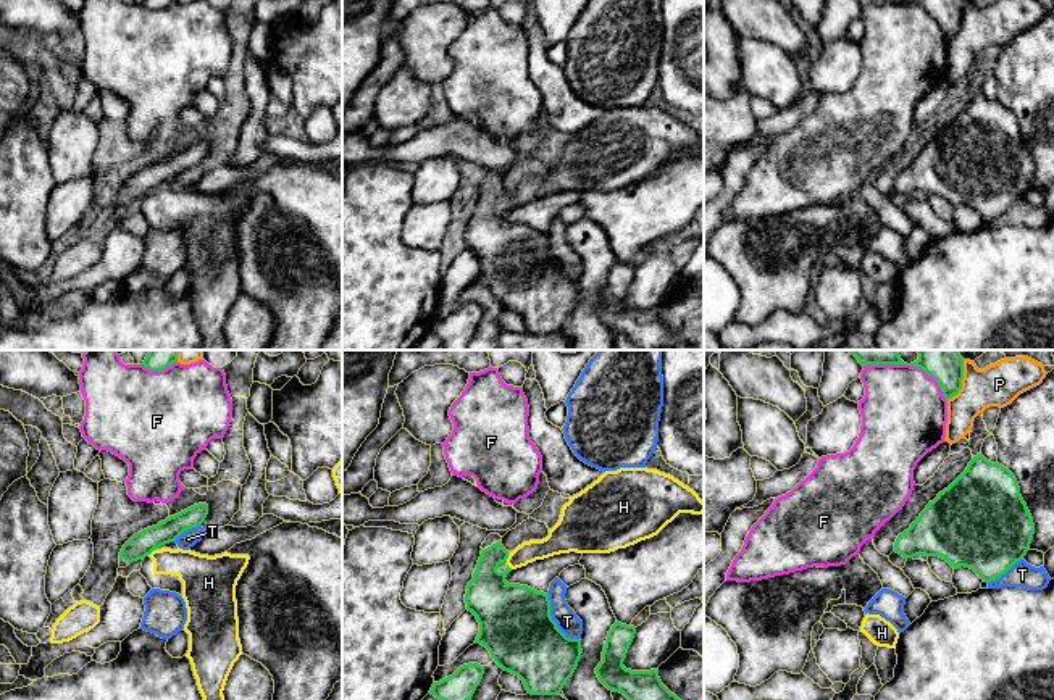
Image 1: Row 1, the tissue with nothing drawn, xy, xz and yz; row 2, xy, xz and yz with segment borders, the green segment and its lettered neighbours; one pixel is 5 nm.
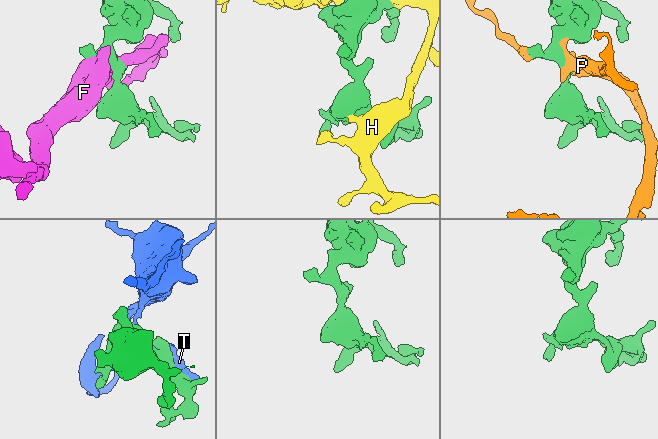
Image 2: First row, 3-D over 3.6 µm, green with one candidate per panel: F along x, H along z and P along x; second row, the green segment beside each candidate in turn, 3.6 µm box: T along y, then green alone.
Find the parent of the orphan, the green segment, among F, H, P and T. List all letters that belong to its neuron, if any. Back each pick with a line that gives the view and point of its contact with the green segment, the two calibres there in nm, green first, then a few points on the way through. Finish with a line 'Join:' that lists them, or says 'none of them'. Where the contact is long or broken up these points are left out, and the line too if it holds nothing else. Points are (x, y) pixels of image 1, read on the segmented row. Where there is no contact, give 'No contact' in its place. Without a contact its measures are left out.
Join: none of them

